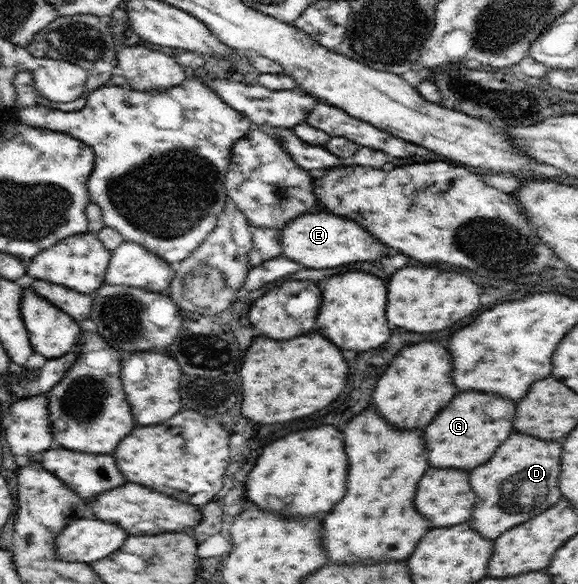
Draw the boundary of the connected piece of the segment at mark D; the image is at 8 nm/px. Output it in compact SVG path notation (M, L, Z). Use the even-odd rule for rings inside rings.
M511 434L503 446L491 456L489 462L471 472L471 486L477 494L477 504L469 520L471 528L483 536L495 540L505 530L523 524L525 520L538 516L561 498L559 476L561 474L560 441L543 442L527 434ZM509 482L509 484L507 484Z

